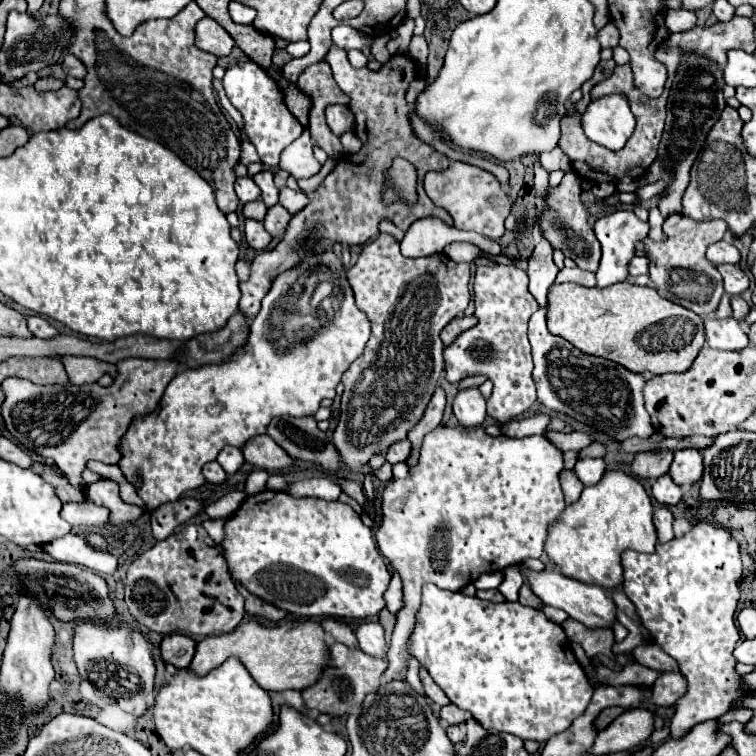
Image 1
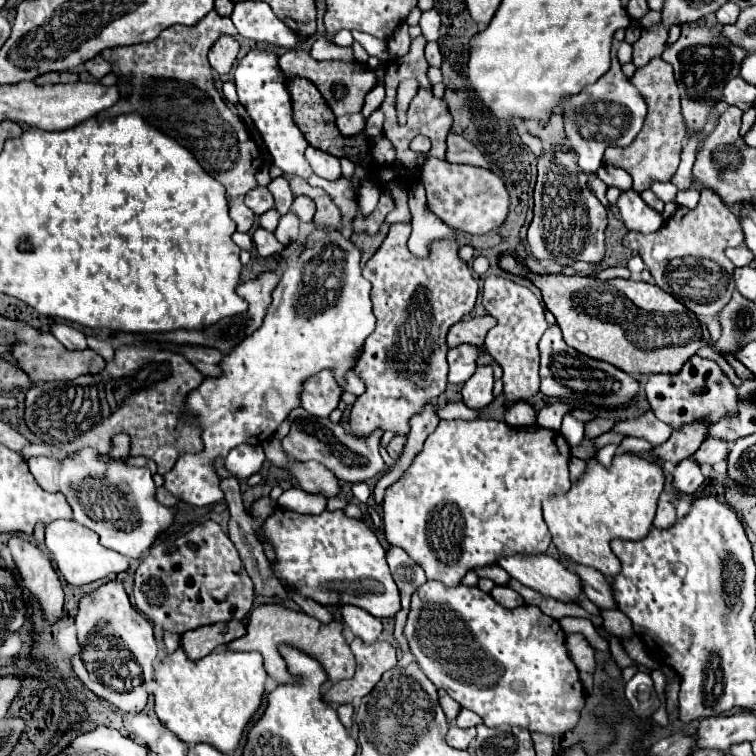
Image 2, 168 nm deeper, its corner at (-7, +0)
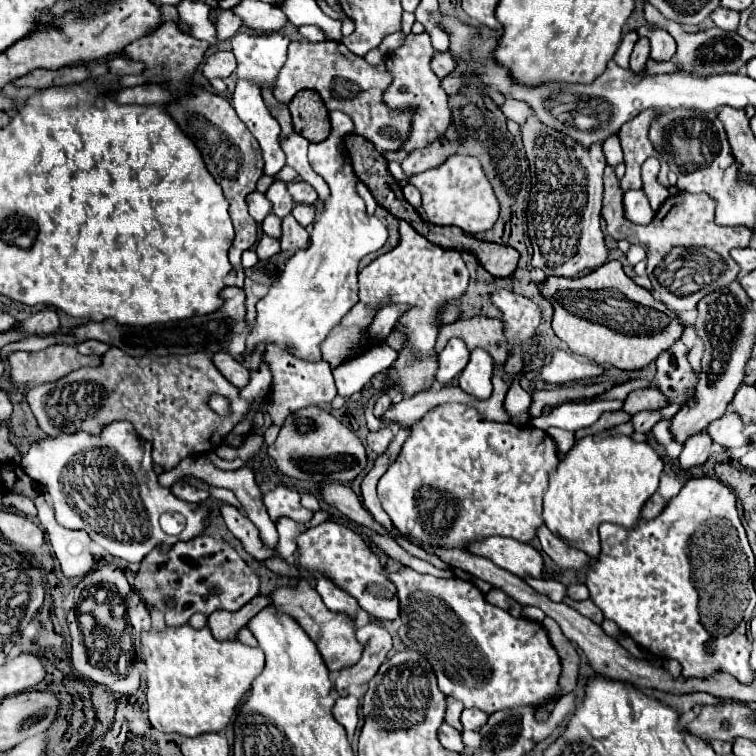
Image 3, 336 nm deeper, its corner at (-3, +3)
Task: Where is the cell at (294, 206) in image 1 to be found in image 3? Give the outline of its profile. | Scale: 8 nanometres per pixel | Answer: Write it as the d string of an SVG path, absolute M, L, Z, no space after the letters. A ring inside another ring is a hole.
M297 204L295 208L293 208L293 216L295 216L295 220L301 224L301 226L311 226L313 222L315 222L315 206L307 206L307 204Z

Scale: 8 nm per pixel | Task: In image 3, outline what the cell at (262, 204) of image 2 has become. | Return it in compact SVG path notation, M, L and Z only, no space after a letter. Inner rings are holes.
M253 192L247 196L247 204L249 204L249 214L253 216L255 222L263 222L265 216L271 214L271 202L265 198L265 194L261 192Z

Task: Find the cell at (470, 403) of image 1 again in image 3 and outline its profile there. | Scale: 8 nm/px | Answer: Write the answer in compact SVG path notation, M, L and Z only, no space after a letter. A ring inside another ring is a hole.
M475 348L471 350L469 364L463 368L459 376L459 386L467 394L485 400L491 396L493 390L491 374L493 374L493 358L483 348Z

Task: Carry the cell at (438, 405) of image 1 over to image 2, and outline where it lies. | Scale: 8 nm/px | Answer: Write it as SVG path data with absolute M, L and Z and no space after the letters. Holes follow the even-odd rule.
M429 403L421 413L417 413L415 417L411 417L409 425L411 425L411 433L407 437L407 443L405 443L405 449L403 449L403 455L401 459L397 461L397 465L393 469L389 469L377 483L375 487L375 501L381 503L383 501L383 495L385 495L385 489L389 485L393 485L409 467L411 467L411 461L417 457L417 453L423 449L423 443L427 439L427 435L431 435L435 431L435 425L439 423L439 415L437 415L437 405Z

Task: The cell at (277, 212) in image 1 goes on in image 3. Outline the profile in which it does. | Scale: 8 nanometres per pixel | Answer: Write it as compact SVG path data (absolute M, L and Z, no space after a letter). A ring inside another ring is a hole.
M293 216L283 218L283 236L281 236L281 250L303 250L309 244L309 232L295 222Z

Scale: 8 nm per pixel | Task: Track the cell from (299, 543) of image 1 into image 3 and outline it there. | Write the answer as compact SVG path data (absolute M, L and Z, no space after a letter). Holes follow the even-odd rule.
M327 520L297 538L299 562L315 574L327 574L337 586L357 598L359 606L377 620L395 620L399 616L399 596L395 584L385 576L379 558L369 550L361 536L343 524Z

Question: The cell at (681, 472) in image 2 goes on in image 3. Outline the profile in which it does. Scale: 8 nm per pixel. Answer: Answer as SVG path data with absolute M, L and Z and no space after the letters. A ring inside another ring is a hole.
M703 430L701 434L695 434L691 438L687 438L685 448L683 448L681 456L679 456L681 468L687 470L691 466L701 466L709 458L709 454L711 454L711 444L713 444L713 440L707 434L707 430Z

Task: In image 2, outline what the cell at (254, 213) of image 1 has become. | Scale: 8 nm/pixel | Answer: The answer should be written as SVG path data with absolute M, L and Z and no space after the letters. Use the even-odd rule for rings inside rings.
M269 209L267 213L259 215L259 225L261 225L263 229L275 231L275 227L277 227L277 221L279 221L279 213L277 213L277 209Z

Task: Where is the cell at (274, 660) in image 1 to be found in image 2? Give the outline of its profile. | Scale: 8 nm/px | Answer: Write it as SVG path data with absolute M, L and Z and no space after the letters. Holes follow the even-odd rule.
M261 605L251 611L249 623L247 623L247 633L235 641L229 641L225 647L229 651L257 651L263 655L263 667L271 679L277 683L295 683L299 677L295 677L289 669L287 663L283 661L283 655L279 653L277 647L281 645L291 645L309 657L317 659L327 673L329 681L339 681L339 679L351 679L355 673L355 659L345 643L345 637L341 635L343 623L333 621L331 625L323 625L317 619L309 617L303 611L289 611L279 605Z

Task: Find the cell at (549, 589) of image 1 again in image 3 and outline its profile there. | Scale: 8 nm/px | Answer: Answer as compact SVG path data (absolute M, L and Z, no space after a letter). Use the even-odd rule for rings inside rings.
M491 536L479 542L469 542L465 548L471 554L489 558L497 566L521 578L527 578L527 576L541 578L541 572L545 566L541 554L533 546L513 540L513 538L505 538L505 536Z

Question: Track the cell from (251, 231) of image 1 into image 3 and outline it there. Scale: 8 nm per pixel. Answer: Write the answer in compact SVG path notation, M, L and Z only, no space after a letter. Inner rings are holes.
M263 236L261 240L259 240L259 244L257 244L257 256L259 256L259 260L267 260L267 258L271 258L271 256L275 256L275 254L279 254L279 240L275 240L275 238L271 238L271 236Z

